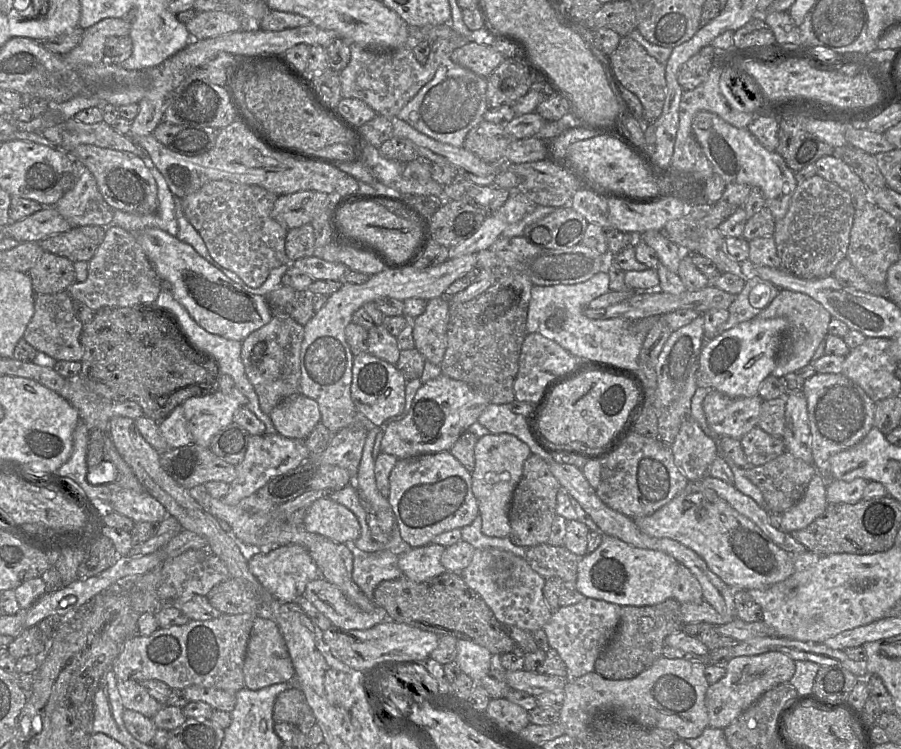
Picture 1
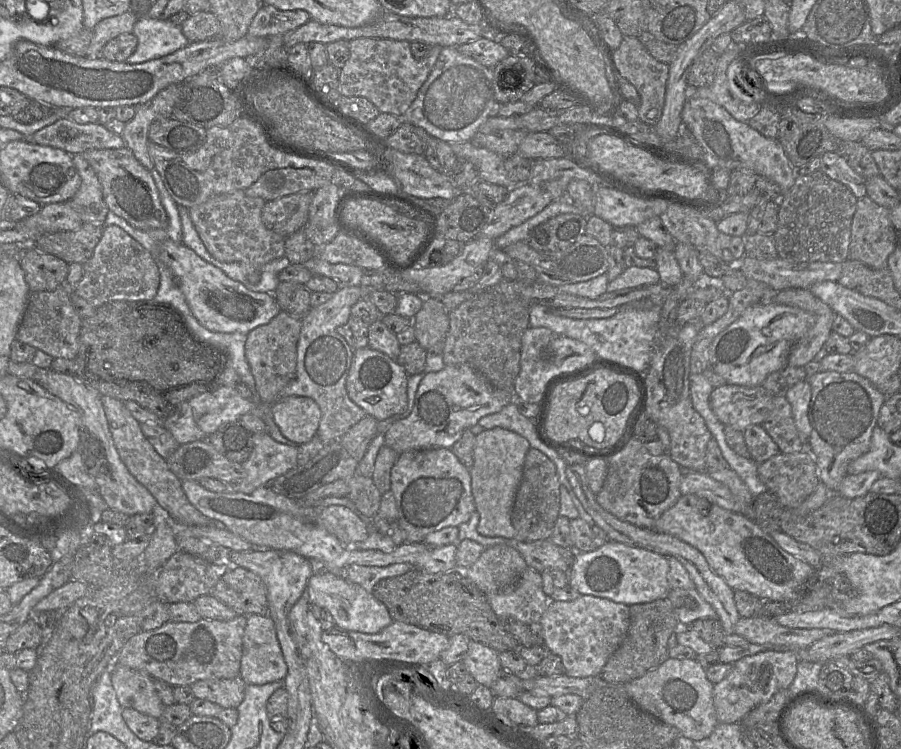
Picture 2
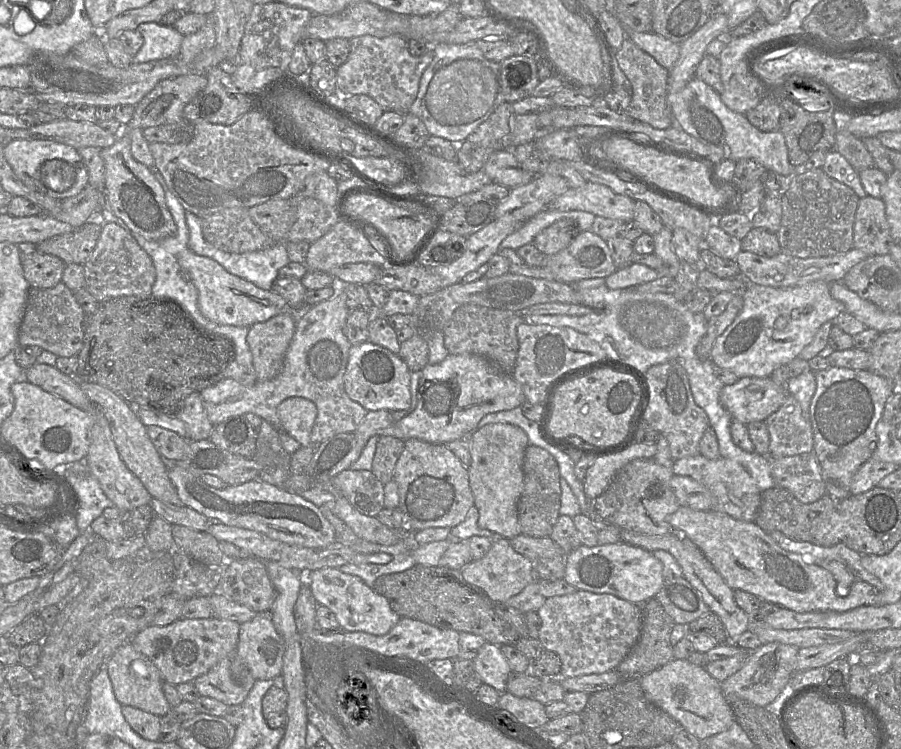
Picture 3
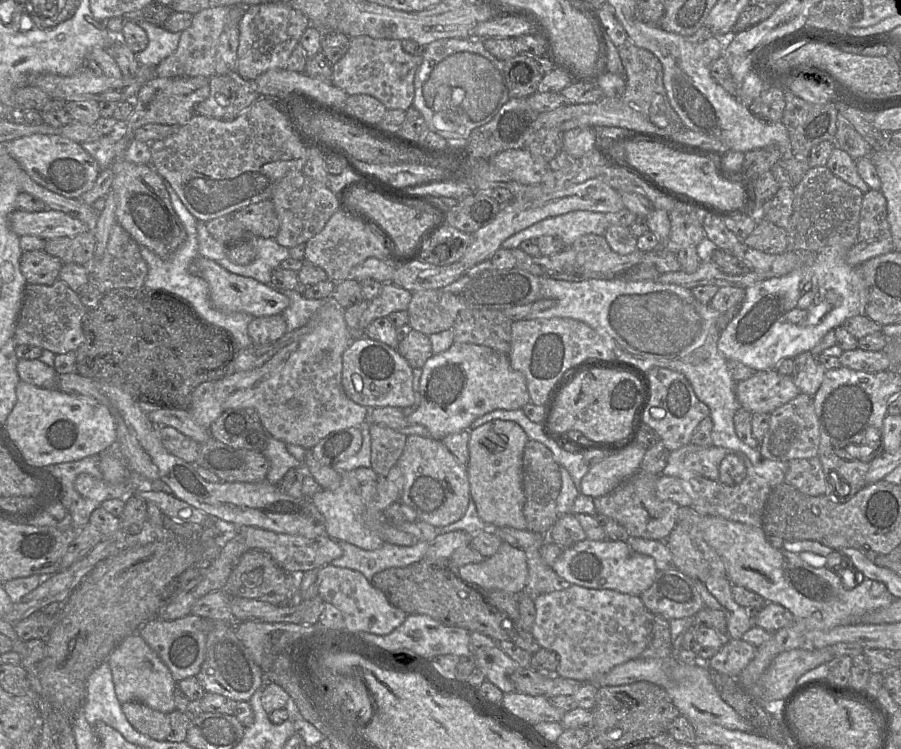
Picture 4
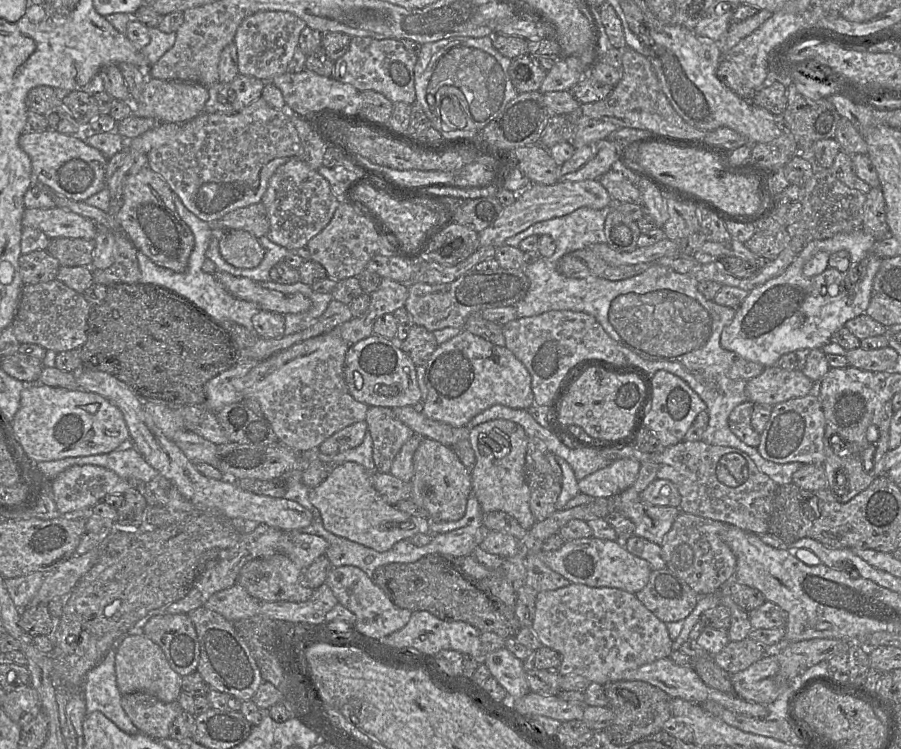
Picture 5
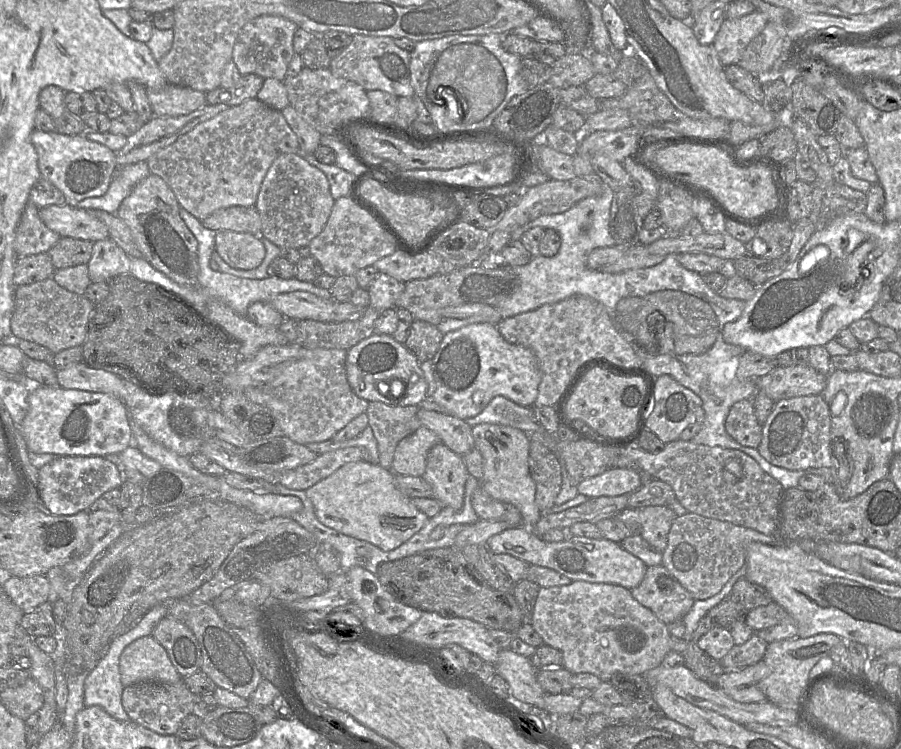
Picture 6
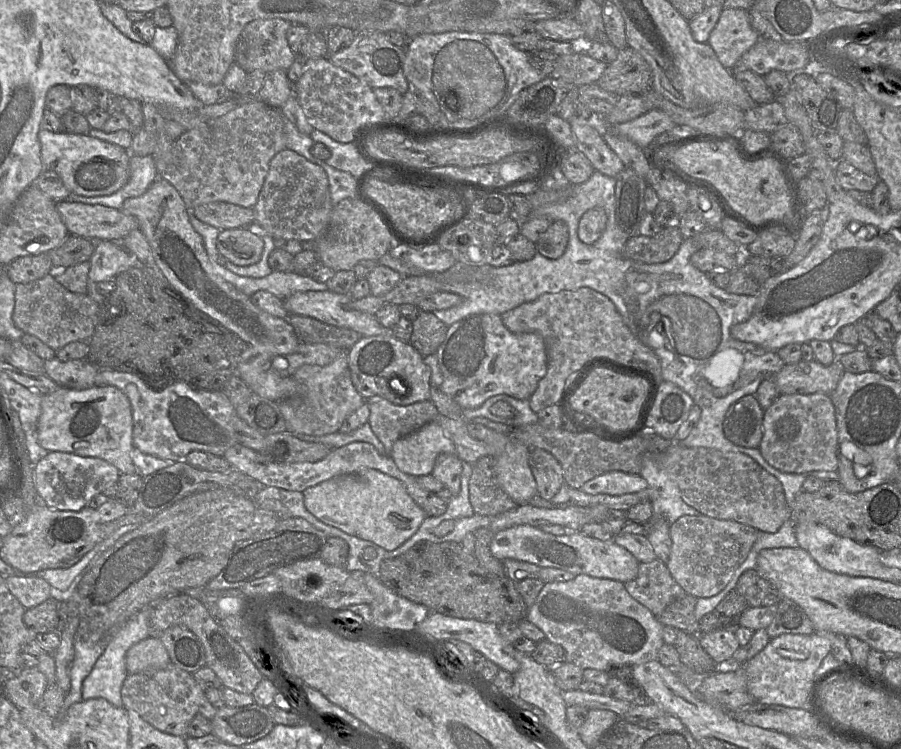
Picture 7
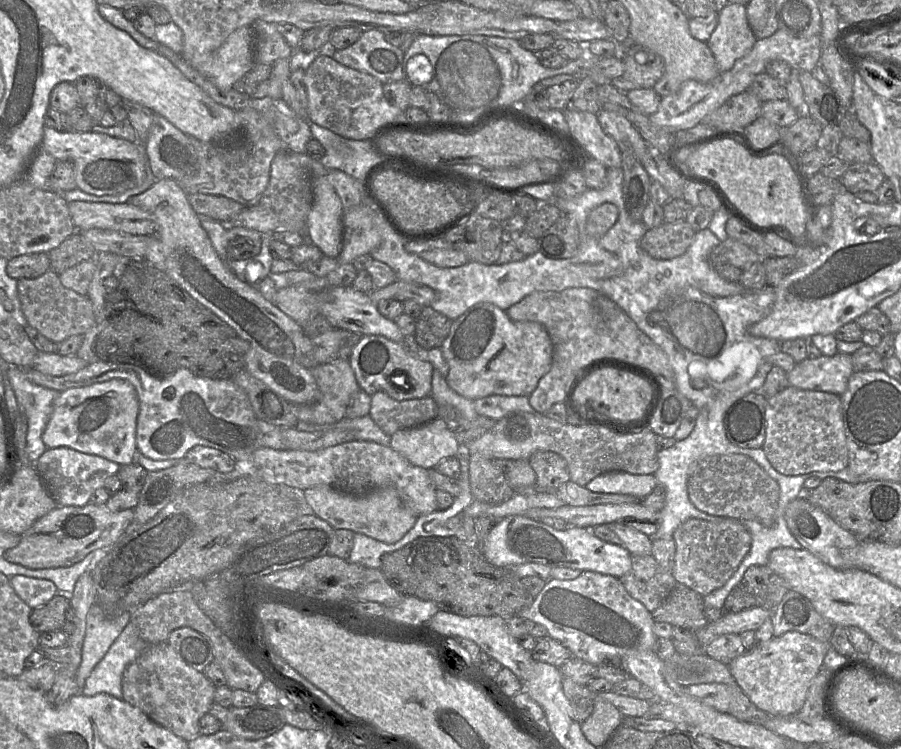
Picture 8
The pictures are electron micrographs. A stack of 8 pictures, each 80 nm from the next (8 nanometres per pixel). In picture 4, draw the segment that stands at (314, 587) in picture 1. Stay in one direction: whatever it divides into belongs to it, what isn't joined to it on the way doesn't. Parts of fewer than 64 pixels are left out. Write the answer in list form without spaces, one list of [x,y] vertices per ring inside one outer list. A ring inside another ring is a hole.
[[[332,564],[318,569],[318,595],[342,613],[348,631],[385,636],[399,627],[407,617],[407,613],[393,606],[385,594],[373,587],[362,573]]]

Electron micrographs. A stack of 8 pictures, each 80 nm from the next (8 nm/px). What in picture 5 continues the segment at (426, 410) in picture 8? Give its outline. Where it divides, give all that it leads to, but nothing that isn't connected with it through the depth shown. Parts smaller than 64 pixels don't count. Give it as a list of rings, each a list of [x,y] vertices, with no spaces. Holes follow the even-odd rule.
[[[371,406],[365,420],[373,442],[375,470],[390,473],[395,457],[415,433],[396,418],[391,408]]]

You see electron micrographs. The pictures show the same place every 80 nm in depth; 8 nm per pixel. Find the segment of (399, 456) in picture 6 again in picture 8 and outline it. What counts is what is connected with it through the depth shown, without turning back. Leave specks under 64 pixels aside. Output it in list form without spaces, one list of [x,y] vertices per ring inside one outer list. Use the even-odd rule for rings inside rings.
[[[439,417],[421,426],[396,431],[389,446],[411,464],[425,469],[434,469],[442,460],[457,457],[462,451],[452,427]]]

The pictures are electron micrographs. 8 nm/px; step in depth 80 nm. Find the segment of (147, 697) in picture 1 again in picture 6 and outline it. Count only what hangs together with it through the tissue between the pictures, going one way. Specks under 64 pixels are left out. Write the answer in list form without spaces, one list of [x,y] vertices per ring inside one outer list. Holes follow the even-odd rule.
[[[152,636],[138,638],[123,650],[119,671],[124,687],[146,681],[174,684],[183,679]]]

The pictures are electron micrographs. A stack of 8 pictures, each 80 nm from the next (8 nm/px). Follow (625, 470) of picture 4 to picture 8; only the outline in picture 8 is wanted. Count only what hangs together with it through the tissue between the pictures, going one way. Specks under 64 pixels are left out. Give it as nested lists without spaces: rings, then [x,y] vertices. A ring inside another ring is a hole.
[[[612,471],[595,477],[585,487],[592,492],[624,494],[643,499],[656,485],[657,481],[653,474],[636,475]]]

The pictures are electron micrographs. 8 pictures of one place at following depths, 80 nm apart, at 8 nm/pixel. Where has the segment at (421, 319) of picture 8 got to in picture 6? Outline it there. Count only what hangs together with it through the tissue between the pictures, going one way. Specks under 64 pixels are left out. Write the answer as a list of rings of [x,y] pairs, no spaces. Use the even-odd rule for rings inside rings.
[[[415,320],[411,324],[411,333],[404,345],[422,363],[433,359],[443,337],[437,326]]]

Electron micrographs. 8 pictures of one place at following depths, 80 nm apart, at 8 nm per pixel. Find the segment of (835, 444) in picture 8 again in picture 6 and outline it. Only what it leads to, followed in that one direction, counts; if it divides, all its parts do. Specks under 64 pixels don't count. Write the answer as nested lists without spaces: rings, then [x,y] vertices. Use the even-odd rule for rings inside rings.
[[[821,394],[782,399],[775,403],[762,427],[762,440],[757,448],[771,464],[788,470],[831,468],[830,409]]]

